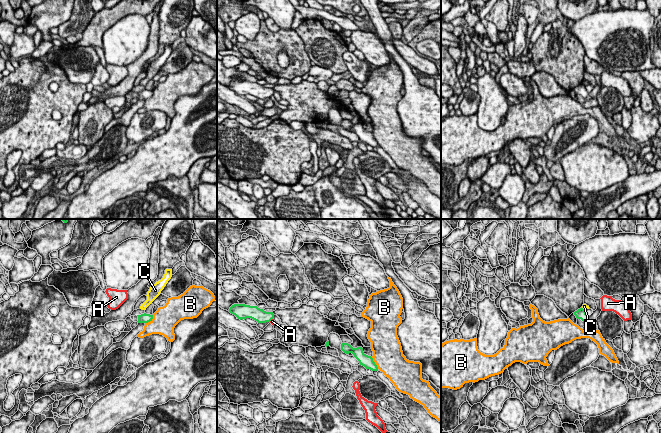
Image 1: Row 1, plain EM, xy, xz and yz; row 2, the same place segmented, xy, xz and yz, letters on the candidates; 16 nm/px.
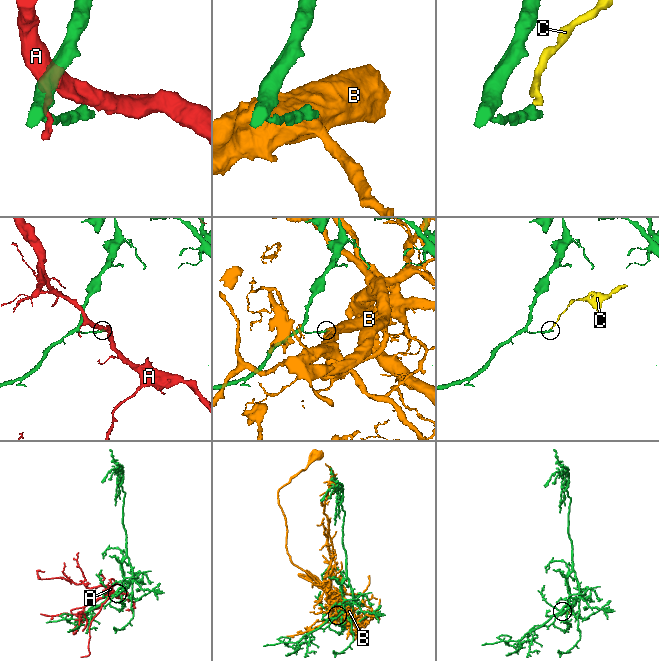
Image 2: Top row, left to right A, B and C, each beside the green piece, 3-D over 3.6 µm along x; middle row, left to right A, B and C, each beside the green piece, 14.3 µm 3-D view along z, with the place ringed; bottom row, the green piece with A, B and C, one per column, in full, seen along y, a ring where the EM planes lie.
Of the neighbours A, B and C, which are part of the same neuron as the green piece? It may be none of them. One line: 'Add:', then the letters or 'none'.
Add: none

